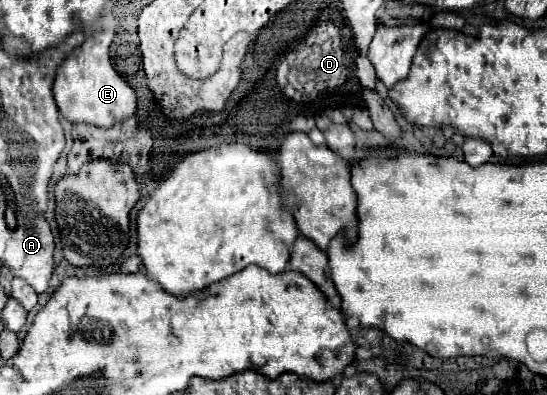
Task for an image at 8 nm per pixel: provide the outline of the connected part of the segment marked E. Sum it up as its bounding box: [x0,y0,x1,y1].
[54,31,138,127]

